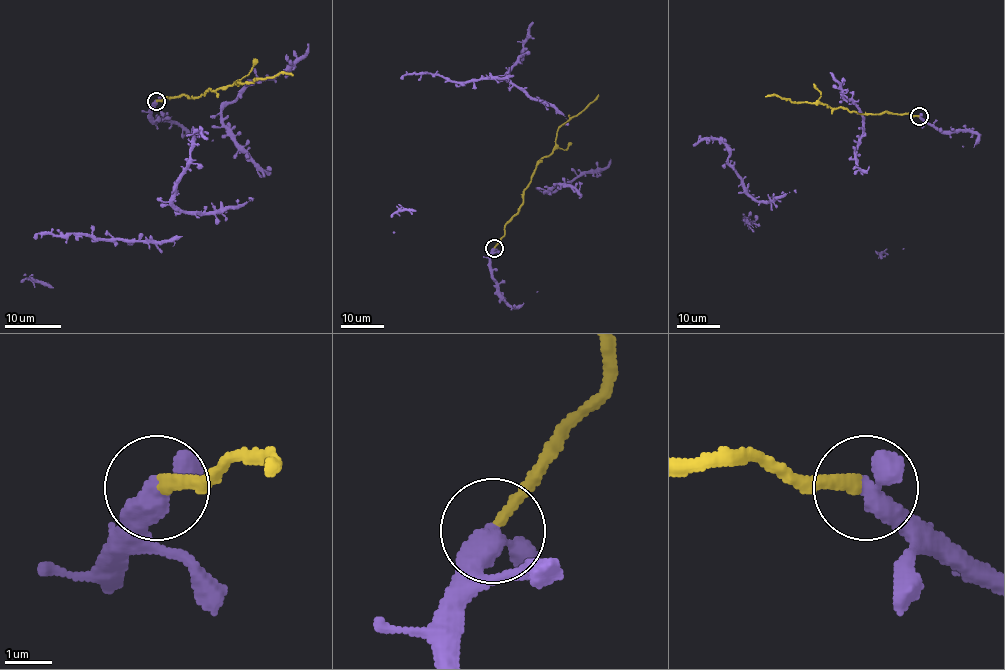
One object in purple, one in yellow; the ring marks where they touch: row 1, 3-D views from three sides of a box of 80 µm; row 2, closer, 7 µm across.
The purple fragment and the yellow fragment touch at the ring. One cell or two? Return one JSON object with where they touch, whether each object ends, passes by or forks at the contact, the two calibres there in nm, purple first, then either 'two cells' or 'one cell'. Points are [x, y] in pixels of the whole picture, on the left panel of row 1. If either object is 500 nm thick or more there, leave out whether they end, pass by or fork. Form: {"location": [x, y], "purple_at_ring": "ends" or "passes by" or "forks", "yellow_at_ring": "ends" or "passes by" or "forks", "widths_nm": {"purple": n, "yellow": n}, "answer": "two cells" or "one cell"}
{"location": [156, 101], "widths_nm": {"purple": 600, "yellow": 260}, "answer": "two cells"}

